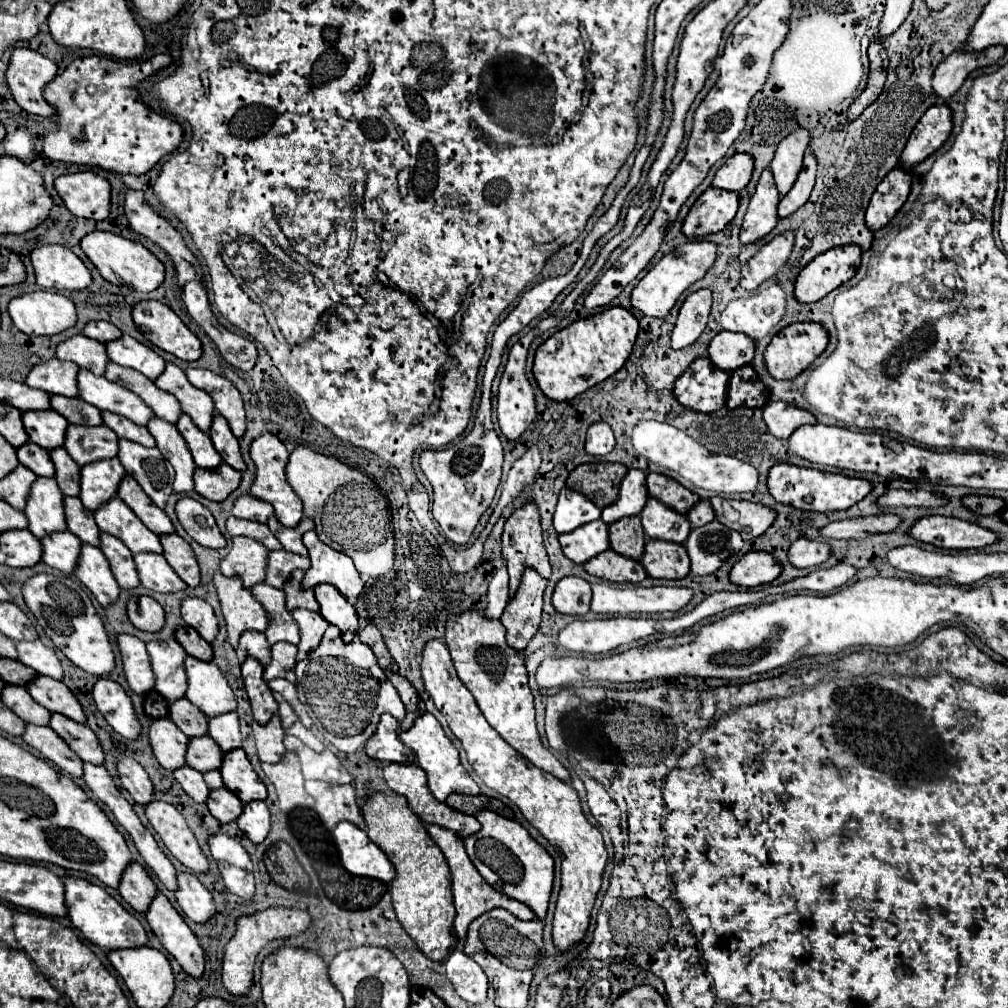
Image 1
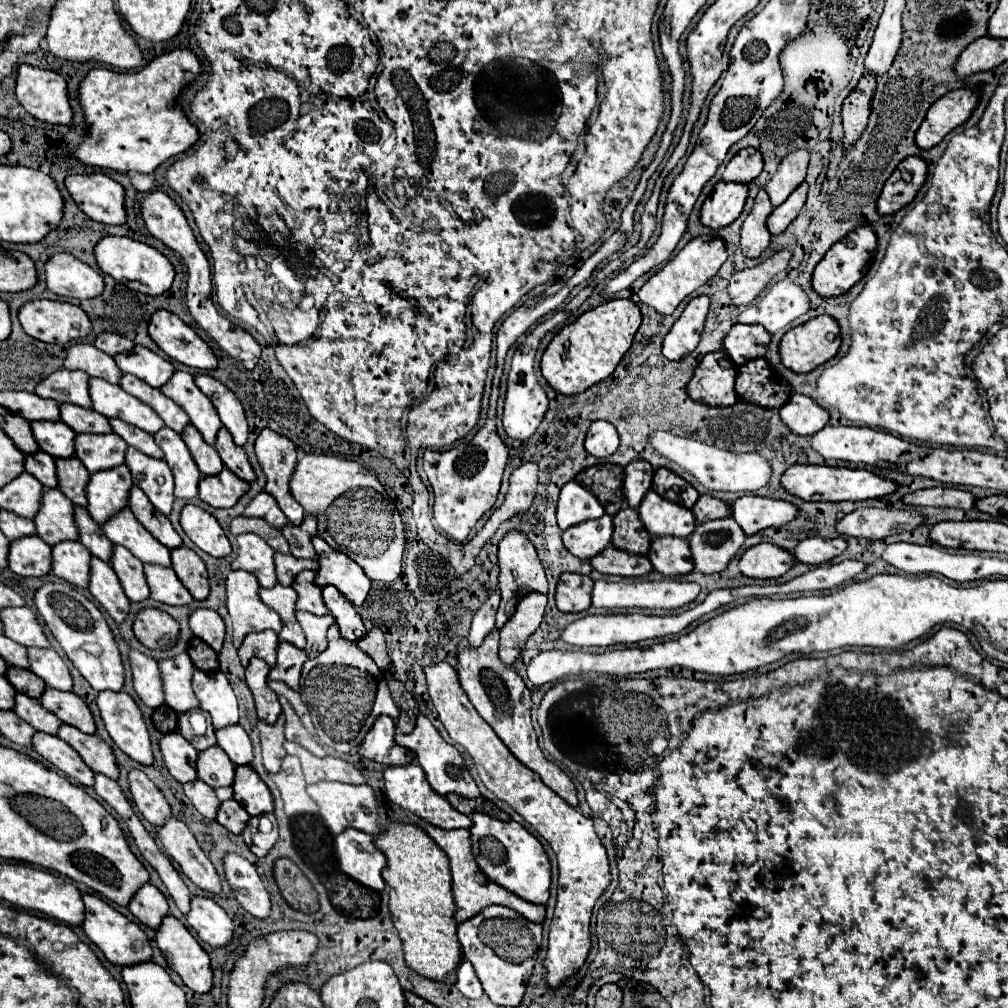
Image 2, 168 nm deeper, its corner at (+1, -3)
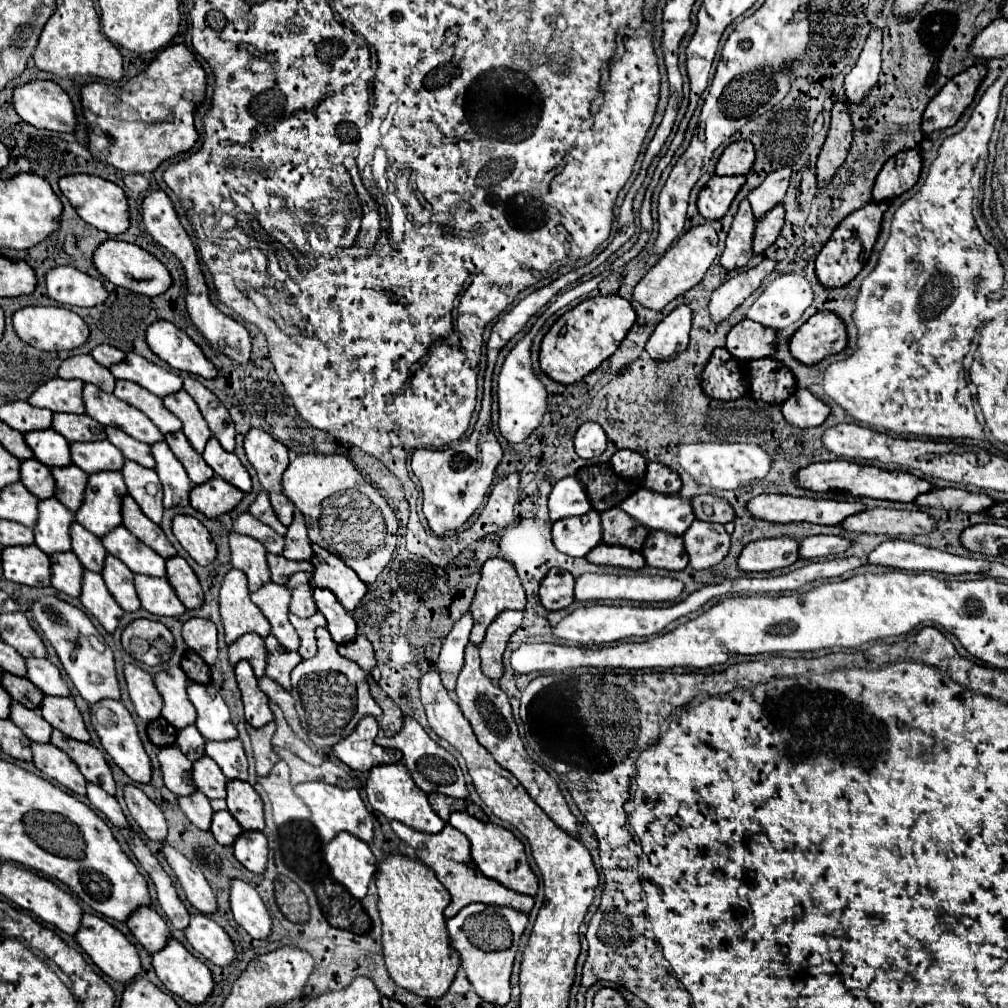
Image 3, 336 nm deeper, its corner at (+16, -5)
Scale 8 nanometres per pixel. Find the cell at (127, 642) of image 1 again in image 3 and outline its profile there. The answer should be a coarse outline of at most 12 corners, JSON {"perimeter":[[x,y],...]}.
{"perimeter":[[126,664],[126,688],[136,714],[156,720],[162,698],[152,676]]}

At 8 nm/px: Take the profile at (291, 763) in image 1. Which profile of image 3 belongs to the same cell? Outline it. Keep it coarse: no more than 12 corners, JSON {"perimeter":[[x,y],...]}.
{"perimeter":[[278,760],[258,778],[274,820],[308,820],[308,806],[294,794],[288,764]]}

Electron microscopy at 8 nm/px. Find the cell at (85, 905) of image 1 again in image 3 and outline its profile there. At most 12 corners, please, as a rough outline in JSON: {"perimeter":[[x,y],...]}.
{"perimeter":[[84,914],[74,934],[92,962],[122,984],[140,974],[134,944]]}

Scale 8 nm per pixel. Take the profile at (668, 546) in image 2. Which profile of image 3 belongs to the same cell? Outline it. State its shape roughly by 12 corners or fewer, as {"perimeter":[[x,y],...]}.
{"perimeter":[[650,532],[642,556],[652,568],[684,570],[682,538]]}

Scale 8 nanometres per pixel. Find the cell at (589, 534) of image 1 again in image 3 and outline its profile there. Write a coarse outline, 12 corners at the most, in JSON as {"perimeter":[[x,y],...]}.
{"perimeter":[[600,514],[572,516],[552,526],[562,554],[586,556],[602,542]]}

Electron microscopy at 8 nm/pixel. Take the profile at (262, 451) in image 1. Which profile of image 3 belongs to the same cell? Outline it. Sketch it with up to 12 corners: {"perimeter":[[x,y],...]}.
{"perimeter":[[252,428],[244,450],[270,496],[276,516],[288,526],[294,512],[282,494],[288,448]]}

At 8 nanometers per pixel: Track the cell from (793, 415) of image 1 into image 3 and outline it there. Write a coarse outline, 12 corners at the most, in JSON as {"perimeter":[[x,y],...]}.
{"perimeter":[[796,390],[782,402],[784,420],[814,428],[830,408],[810,390]]}

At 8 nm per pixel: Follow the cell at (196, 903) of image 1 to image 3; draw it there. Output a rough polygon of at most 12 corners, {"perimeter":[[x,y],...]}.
{"perimeter":[[196,912],[184,928],[190,946],[216,966],[234,960],[230,936]]}

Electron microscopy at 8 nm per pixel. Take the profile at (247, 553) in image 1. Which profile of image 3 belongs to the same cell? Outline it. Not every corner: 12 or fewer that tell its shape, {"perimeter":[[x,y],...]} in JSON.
{"perimeter":[[230,534],[232,566],[248,576],[250,592],[270,582],[266,548]]}

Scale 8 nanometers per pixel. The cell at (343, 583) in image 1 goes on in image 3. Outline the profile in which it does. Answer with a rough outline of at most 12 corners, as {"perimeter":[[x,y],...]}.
{"perimeter":[[312,544],[310,586],[354,610],[368,590],[338,556]]}

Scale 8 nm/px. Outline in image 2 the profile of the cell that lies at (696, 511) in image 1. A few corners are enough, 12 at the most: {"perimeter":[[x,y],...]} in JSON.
{"perimeter":[[699,496],[693,506],[697,522],[731,516],[731,504]]}

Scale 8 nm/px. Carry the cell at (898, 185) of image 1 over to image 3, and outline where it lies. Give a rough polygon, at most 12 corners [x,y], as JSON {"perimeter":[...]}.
{"perimeter":[[904,150],[882,166],[874,202],[908,192],[918,182],[922,160]]}

